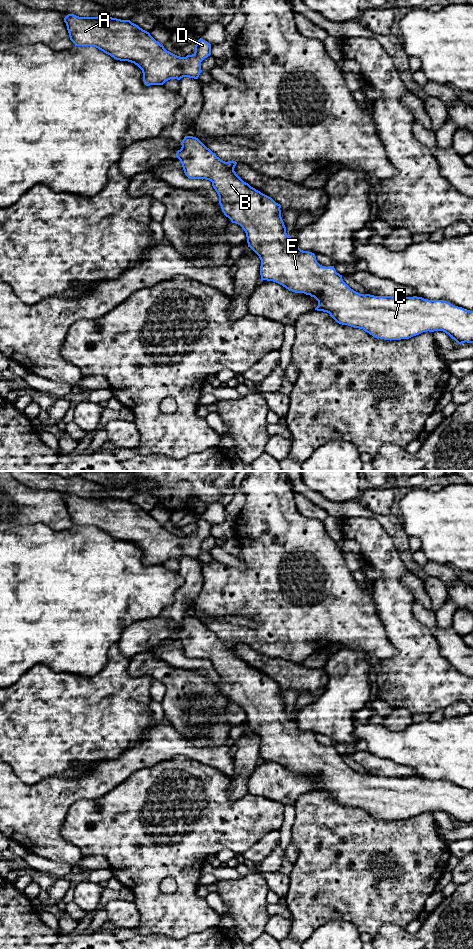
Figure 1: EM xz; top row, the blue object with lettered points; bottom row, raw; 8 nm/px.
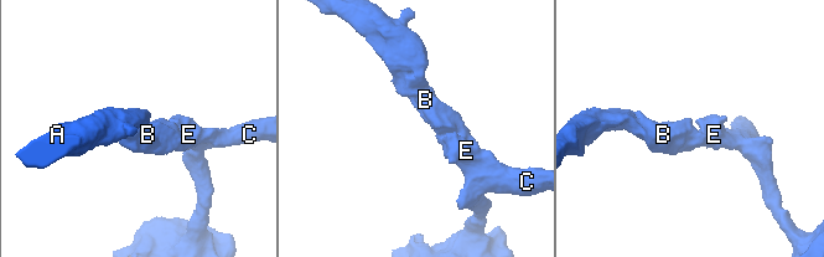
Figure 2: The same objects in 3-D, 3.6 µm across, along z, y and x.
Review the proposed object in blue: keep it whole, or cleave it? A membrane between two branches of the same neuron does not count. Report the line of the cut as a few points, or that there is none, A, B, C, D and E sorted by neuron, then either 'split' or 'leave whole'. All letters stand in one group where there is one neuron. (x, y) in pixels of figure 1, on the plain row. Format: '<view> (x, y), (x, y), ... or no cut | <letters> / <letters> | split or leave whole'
no cut | A B C D E | leave whole

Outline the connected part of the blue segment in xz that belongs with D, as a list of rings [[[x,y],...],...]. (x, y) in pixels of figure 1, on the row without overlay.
[[[68,494],[64,498],[70,520],[75,526],[94,526],[116,540],[128,541],[137,545],[143,553],[146,566],[163,565],[170,559],[183,557],[198,559],[201,542],[211,535],[211,524],[200,518],[195,525],[195,532],[186,537],[177,536],[167,531],[149,512],[143,510],[130,500],[112,497],[79,497]]]

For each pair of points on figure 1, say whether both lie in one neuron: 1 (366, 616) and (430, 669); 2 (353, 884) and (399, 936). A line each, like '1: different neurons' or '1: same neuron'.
1: different neurons
2: different neurons

